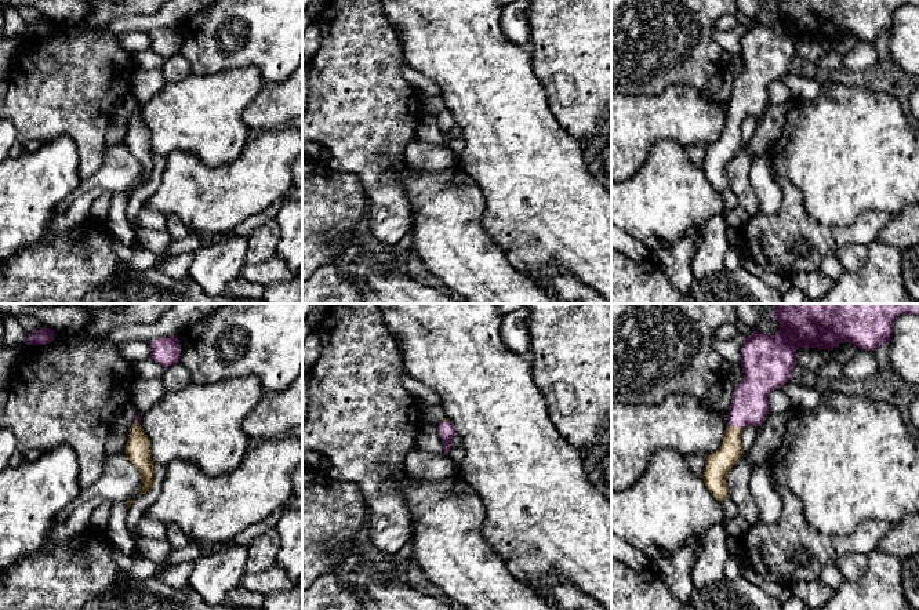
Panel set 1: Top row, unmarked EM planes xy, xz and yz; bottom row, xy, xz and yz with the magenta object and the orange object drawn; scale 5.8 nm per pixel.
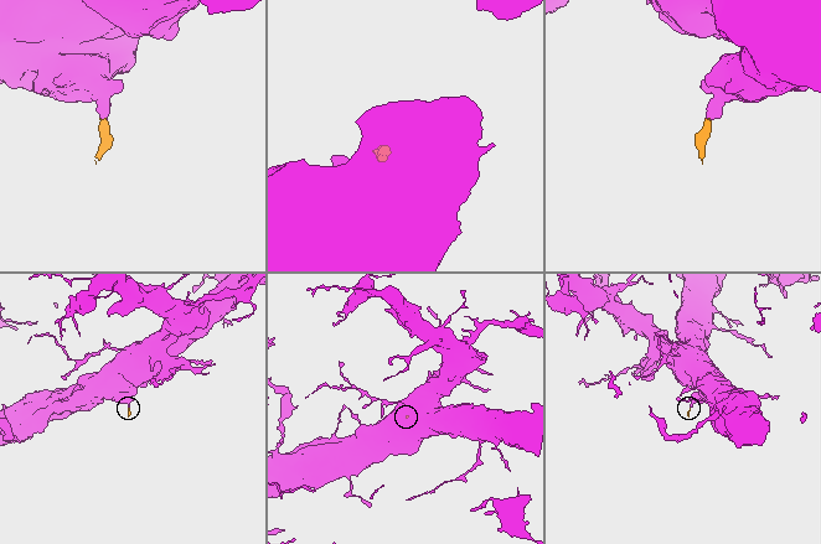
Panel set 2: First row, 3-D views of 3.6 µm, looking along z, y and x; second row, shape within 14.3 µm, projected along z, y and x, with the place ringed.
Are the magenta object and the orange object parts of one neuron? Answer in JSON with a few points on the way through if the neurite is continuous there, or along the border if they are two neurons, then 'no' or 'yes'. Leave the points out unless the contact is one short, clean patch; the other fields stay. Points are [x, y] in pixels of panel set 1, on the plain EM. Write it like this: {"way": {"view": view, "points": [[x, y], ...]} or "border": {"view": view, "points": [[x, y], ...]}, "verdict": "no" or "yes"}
{"way": {"view": "yz", "points": [[749, 97], [737, 109], [736, 117], [732, 140], [718, 155]]}, "verdict": "yes"}

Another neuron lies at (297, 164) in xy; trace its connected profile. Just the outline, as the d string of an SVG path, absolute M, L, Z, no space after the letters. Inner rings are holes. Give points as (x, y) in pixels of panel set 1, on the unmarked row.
M302 152L294 159L291 164L291 174L295 186L302 186Z

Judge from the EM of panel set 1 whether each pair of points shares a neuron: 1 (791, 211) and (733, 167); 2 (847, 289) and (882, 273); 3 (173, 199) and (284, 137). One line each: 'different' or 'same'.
1: different
2: same
3: same

